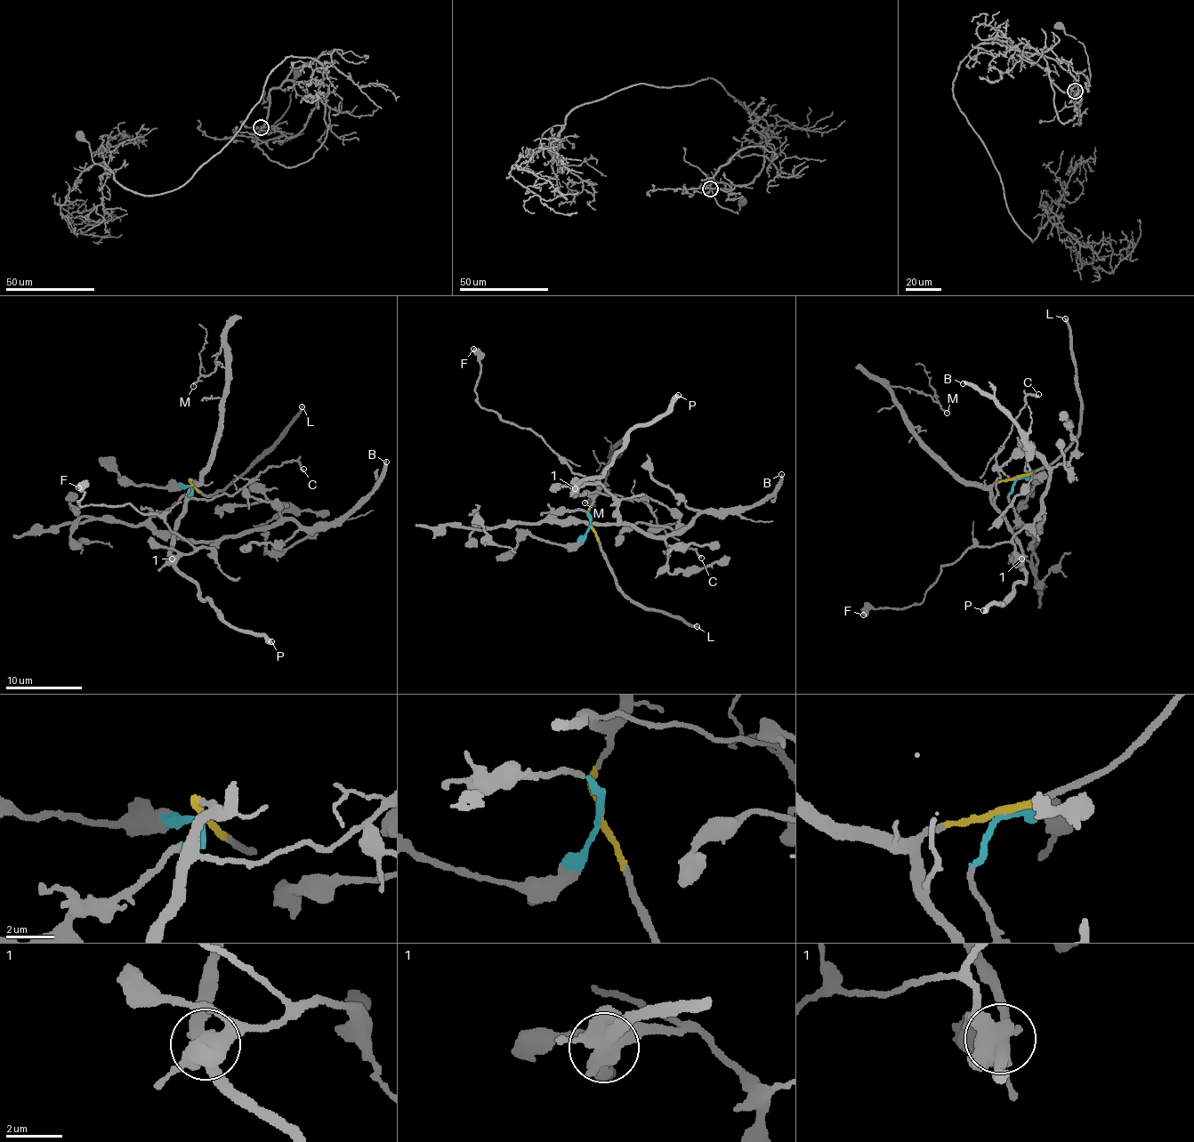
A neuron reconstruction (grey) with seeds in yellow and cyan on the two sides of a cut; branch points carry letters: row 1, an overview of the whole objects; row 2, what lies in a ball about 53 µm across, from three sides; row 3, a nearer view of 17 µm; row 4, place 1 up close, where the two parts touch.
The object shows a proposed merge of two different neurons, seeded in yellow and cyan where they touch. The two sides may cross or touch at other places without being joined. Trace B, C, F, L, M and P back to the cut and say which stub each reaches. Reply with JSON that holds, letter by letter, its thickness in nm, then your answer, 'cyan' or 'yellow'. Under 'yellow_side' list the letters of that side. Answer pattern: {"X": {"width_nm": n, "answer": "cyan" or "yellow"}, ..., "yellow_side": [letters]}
{"B": {"width_nm": 300, "answer": "cyan"}, "C": {"width_nm": 200, "answer": "yellow"}, "F": {"width_nm": 650, "answer": "cyan"}, "L": {"width_nm": 260, "answer": "yellow"}, "M": {"width_nm": 130, "answer": "yellow"}, "P": {"width_nm": 500, "answer": "yellow"}, "yellow_side": ["C", "L", "M", "P"]}

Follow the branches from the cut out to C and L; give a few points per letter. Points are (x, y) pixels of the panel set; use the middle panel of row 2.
C: (590, 525), (589, 491), (636, 499), (646, 502), (657, 522), (682, 547), (691, 549), (701, 558)
L: (590, 525), (606, 565), (625, 594), (649, 611), (677, 617), (689, 627), (697, 625)

